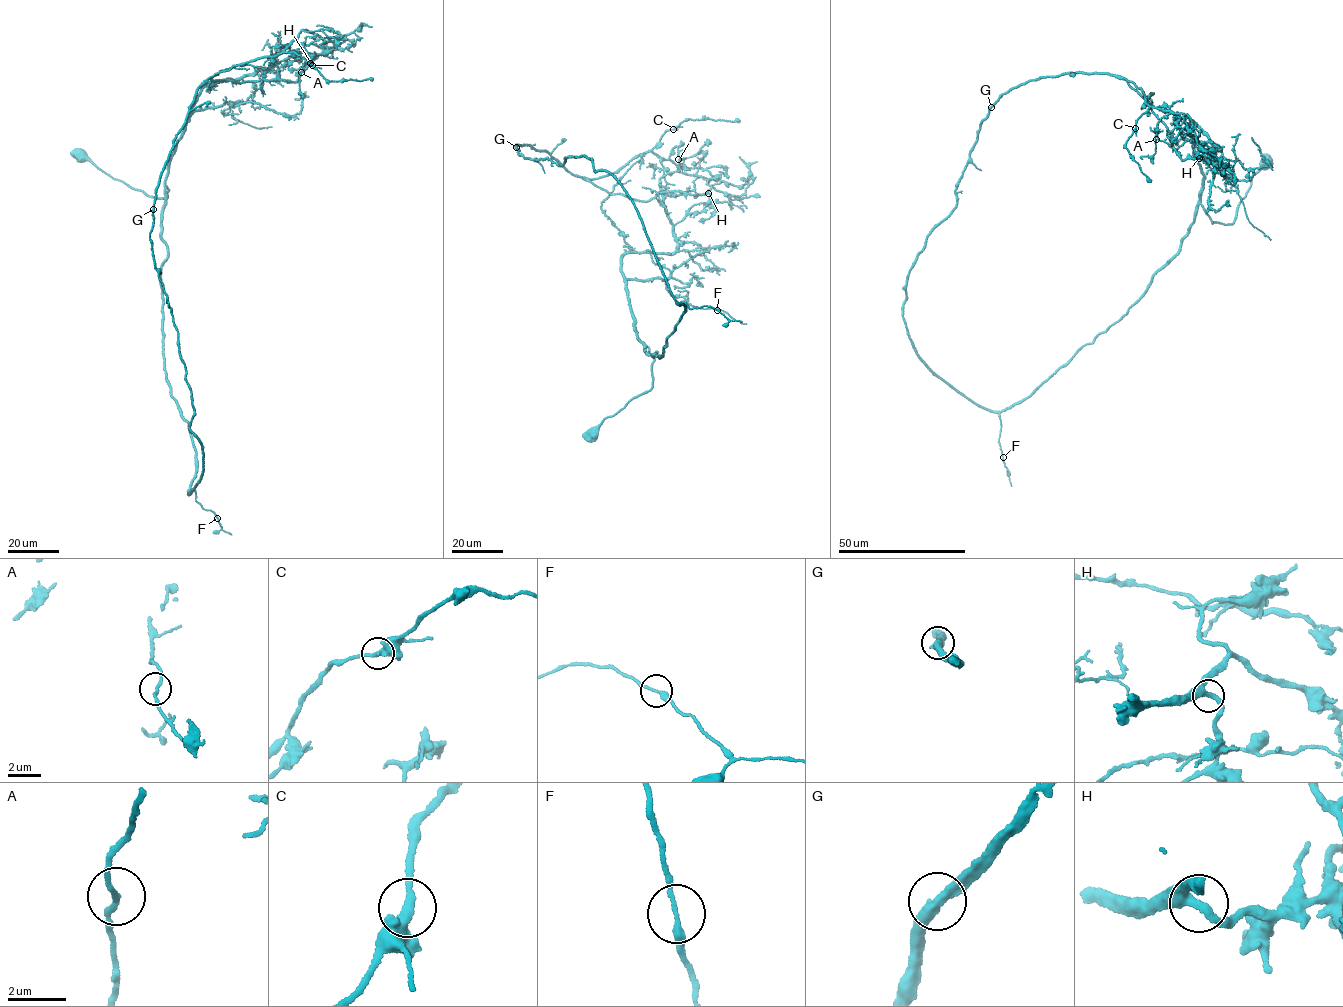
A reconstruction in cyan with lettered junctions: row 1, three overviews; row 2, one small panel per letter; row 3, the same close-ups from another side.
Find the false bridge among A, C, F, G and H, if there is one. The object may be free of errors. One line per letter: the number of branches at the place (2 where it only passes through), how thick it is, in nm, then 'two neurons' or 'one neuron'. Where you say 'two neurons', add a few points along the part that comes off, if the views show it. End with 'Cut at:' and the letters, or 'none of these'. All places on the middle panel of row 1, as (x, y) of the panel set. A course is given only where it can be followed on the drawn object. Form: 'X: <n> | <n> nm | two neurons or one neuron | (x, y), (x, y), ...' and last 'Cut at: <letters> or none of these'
A: 2 | 180 nm | one neuron
C: 2 | 320 nm | one neuron
F: 2 | 240 nm | one neuron
G: 2 | 400 nm | one neuron
H: 3 | 340 nm | one neuron
Cut at: none of these

